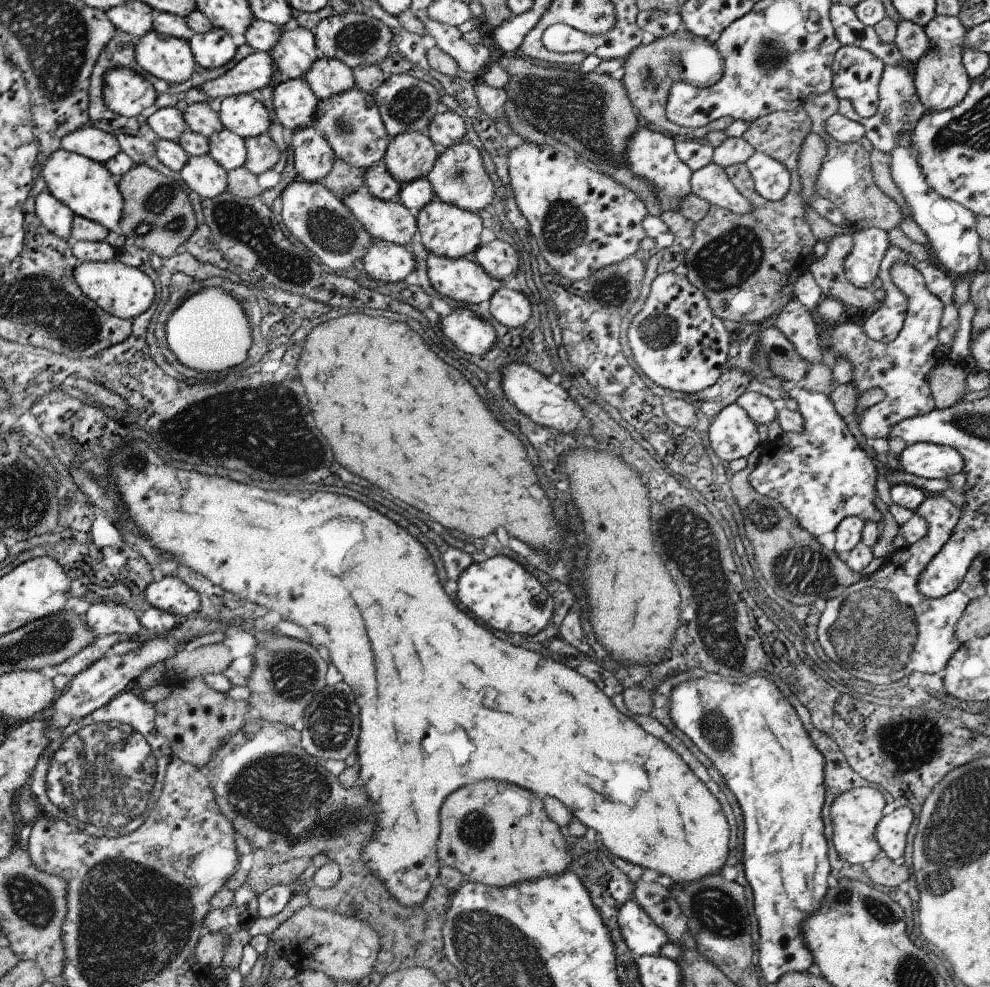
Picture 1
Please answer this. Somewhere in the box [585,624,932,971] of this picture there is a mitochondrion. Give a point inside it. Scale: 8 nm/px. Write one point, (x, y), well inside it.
(714, 909)

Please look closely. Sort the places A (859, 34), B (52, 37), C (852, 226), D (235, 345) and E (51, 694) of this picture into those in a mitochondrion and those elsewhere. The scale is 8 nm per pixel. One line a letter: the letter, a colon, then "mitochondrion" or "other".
A: other
B: mitochondrion
C: other
D: other
E: other

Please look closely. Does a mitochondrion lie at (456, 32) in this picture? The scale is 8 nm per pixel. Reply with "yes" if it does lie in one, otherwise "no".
no

